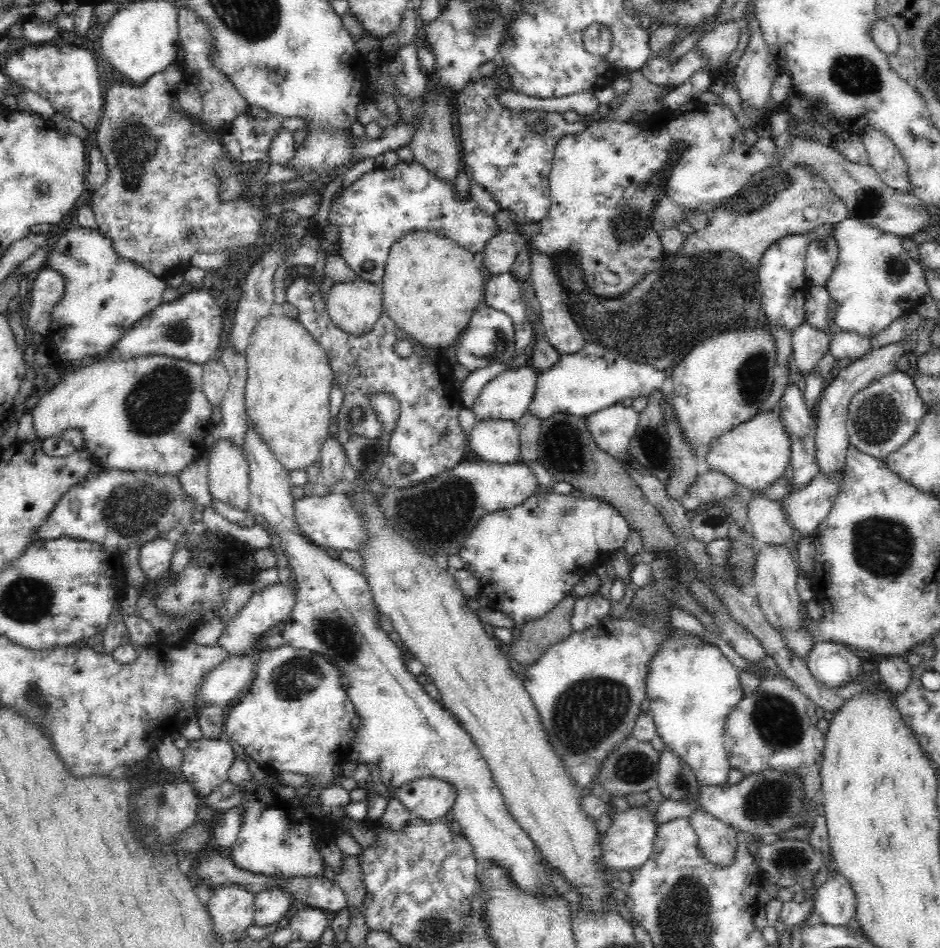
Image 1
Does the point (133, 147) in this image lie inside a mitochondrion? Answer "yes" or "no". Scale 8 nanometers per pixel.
yes

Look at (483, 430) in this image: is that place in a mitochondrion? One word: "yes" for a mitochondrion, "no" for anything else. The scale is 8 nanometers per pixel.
no

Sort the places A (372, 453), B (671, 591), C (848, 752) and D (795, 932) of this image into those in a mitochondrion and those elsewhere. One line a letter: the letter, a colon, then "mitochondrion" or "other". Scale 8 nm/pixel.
A: mitochondrion
B: mitochondrion
C: other
D: other

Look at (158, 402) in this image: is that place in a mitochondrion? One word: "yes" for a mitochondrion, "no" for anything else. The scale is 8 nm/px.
yes

